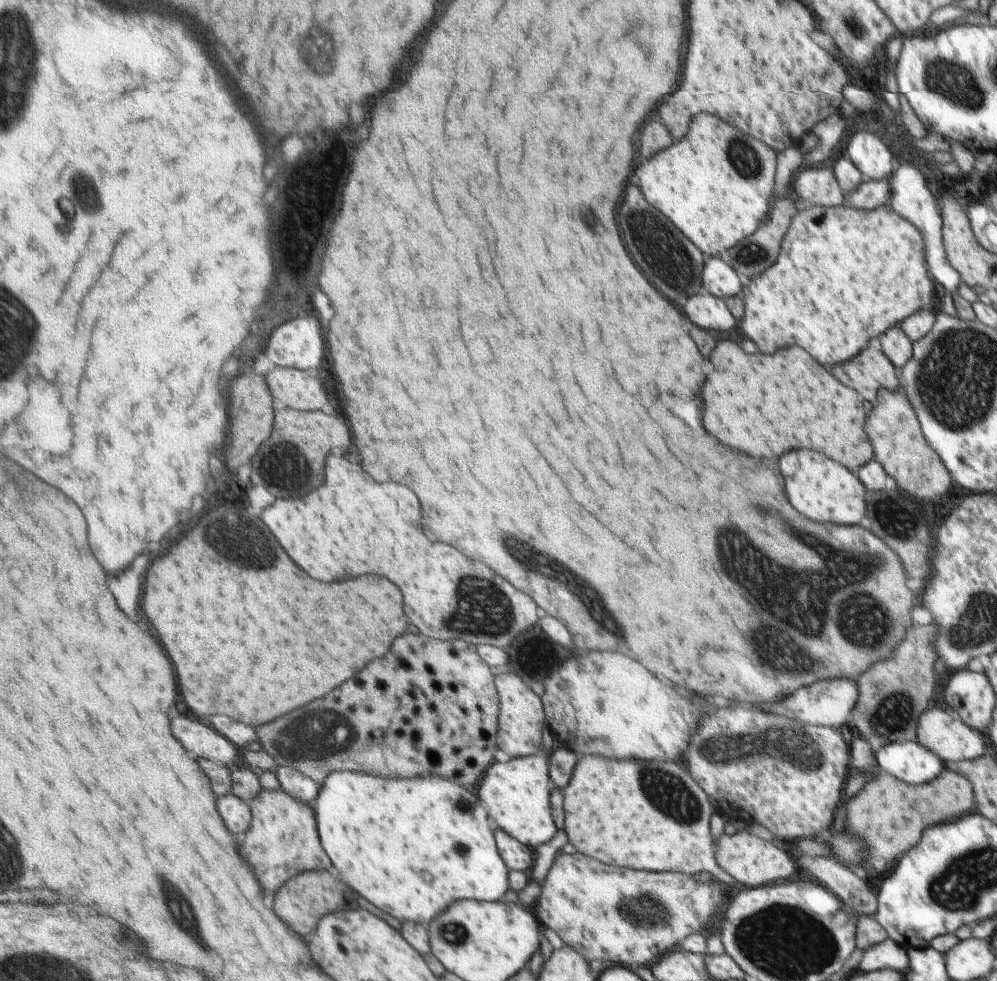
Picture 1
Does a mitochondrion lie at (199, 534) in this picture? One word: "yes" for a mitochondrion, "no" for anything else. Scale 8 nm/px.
yes

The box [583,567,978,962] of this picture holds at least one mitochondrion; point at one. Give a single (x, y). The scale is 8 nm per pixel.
(795, 750)

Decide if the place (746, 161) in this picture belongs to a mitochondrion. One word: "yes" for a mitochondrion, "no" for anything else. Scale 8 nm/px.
yes

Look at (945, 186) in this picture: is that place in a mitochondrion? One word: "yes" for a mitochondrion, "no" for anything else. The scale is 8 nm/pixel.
no

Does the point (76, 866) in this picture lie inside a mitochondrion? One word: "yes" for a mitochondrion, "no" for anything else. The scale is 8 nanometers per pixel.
no

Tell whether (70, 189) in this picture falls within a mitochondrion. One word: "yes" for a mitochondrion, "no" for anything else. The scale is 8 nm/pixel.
yes

